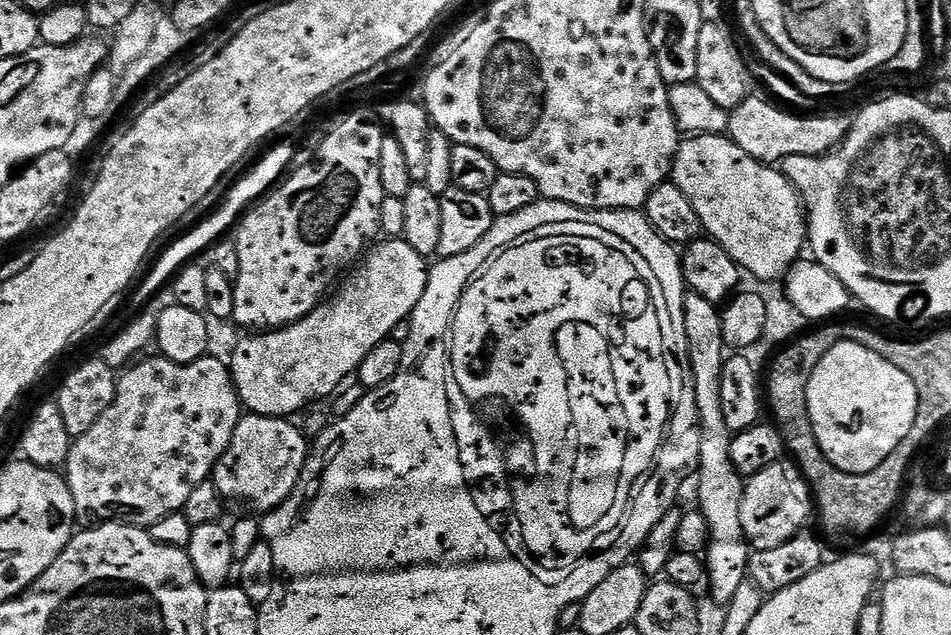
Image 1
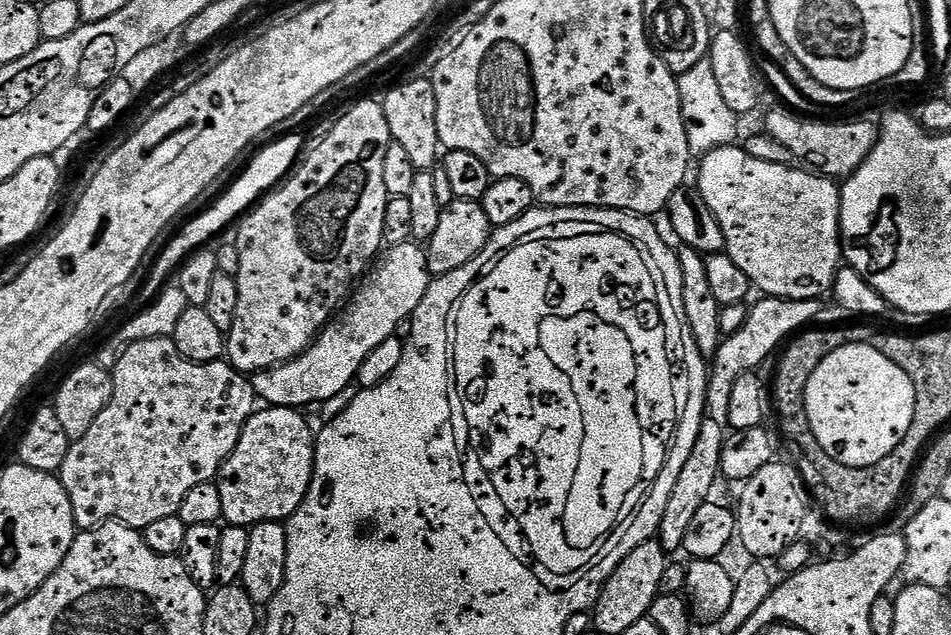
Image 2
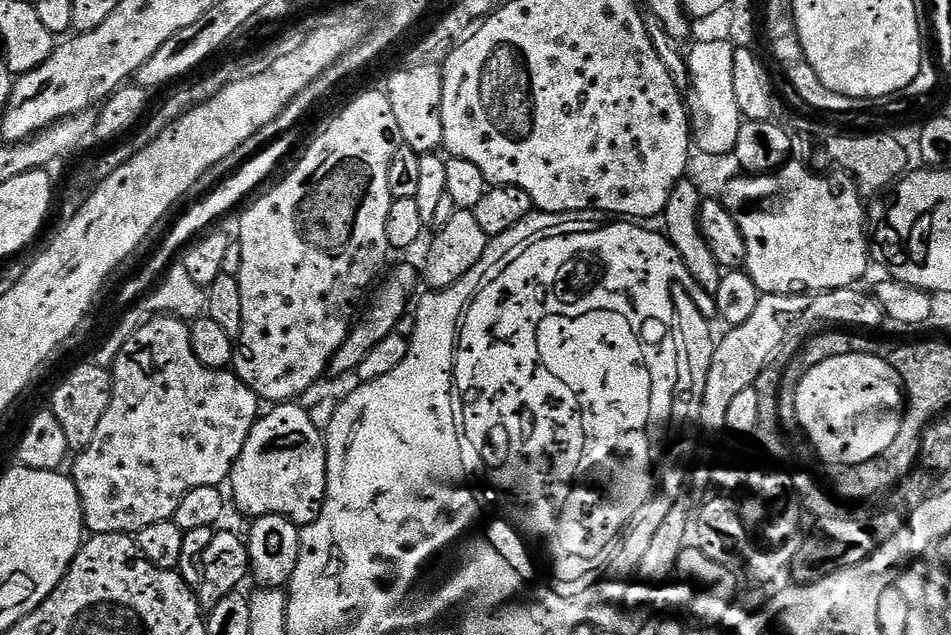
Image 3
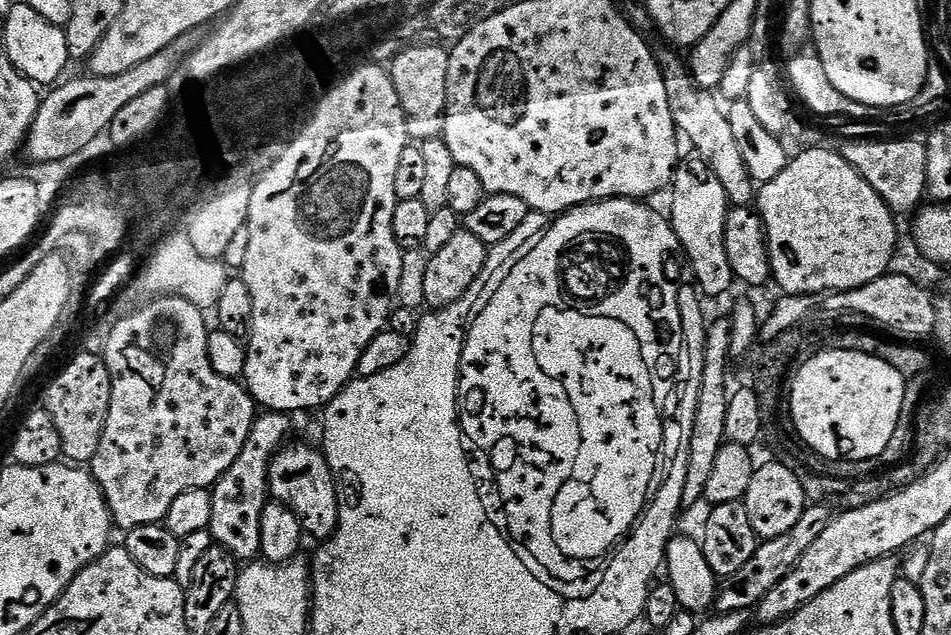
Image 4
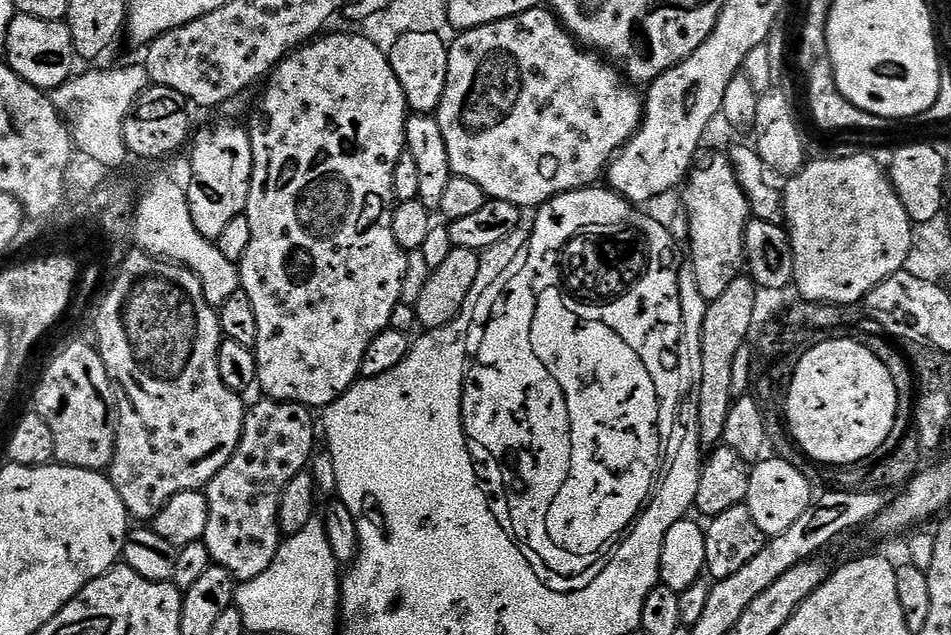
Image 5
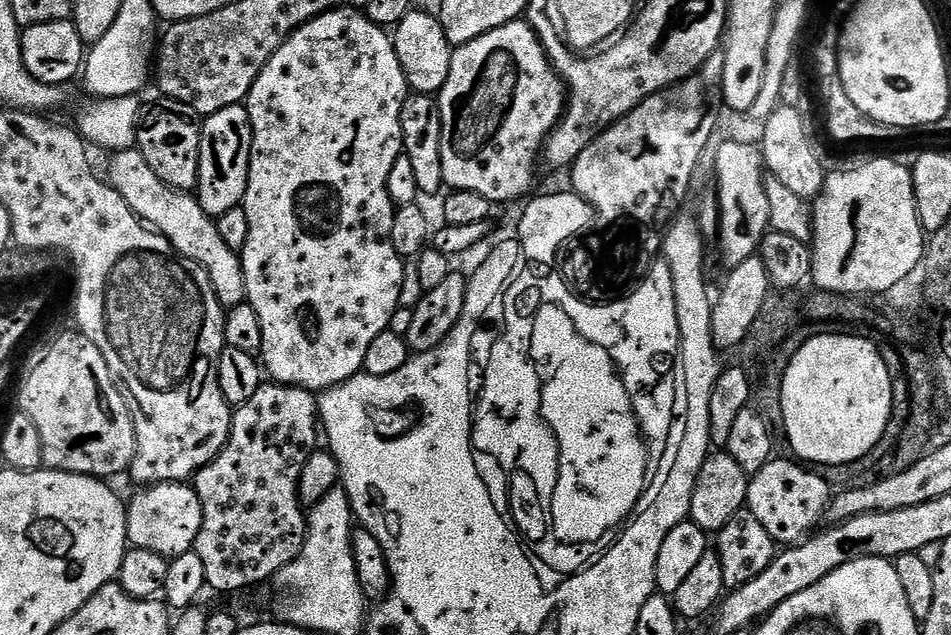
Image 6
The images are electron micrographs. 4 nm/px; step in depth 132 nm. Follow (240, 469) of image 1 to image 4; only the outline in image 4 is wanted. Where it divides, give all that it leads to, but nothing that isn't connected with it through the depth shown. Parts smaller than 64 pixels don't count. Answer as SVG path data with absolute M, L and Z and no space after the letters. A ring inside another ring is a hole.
M292 442L281 448L268 467L268 490L273 501L294 510L311 539L313 536L316 542L323 542L336 533L341 499L328 458L321 449L311 448L303 442Z

